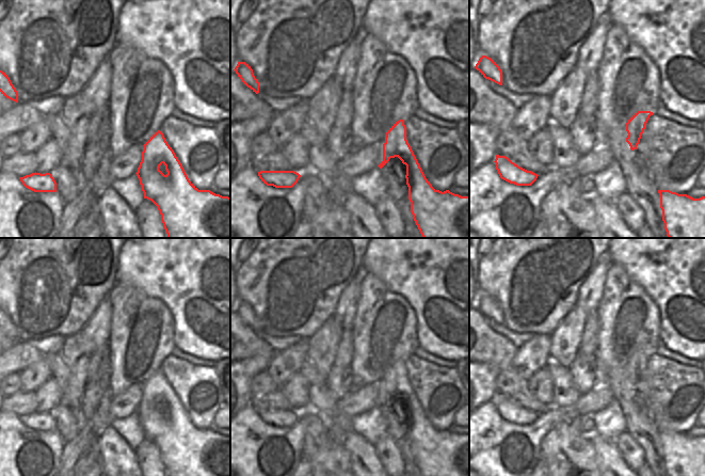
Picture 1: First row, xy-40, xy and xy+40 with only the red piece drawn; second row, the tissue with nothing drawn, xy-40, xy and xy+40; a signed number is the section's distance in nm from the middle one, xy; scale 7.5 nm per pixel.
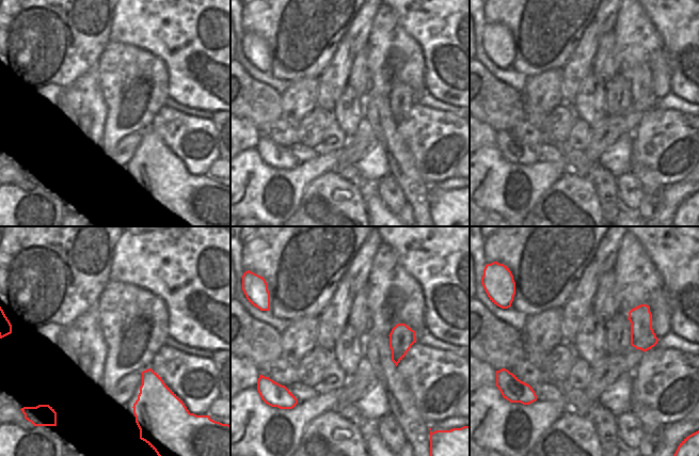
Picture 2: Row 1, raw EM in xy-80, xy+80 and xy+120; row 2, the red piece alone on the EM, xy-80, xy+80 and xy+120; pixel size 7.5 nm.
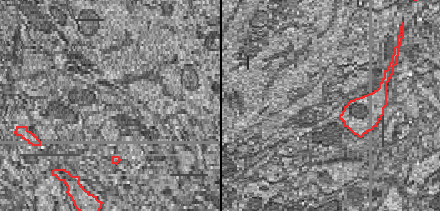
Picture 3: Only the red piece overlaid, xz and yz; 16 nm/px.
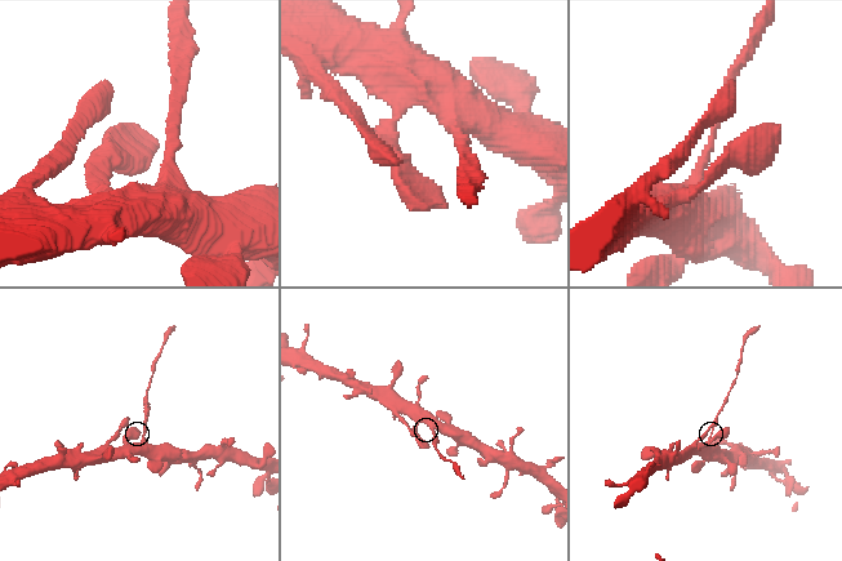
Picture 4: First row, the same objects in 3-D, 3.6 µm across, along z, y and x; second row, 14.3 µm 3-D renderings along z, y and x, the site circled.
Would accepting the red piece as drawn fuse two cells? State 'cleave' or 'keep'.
cleave

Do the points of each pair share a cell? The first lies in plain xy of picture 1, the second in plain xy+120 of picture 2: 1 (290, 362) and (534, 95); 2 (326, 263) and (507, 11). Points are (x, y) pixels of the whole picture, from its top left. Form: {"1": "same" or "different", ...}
{"1": "same", "2": "same"}

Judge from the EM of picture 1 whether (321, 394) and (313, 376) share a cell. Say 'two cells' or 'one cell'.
one cell

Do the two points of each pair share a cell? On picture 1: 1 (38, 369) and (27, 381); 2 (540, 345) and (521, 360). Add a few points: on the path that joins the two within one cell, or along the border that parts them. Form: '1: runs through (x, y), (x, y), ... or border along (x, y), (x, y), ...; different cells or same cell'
1: runs through (35, 371), (30, 378); same cell
2: runs through (535, 349), (525, 360); same cell

